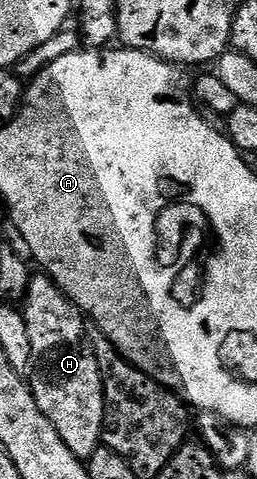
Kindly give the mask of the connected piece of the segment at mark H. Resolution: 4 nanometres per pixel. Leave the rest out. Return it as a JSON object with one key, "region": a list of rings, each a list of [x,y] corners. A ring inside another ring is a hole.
{"region":[[[36,274],[28,282],[28,290],[22,297],[22,310],[26,329],[30,329],[30,345],[32,346],[32,357],[35,370],[40,370],[40,379],[31,380],[30,386],[32,396],[42,409],[42,413],[54,425],[58,437],[81,461],[86,461],[102,445],[104,437],[104,416],[106,404],[104,402],[104,381],[106,378],[105,368],[100,367],[100,359],[96,356],[96,347],[88,336],[89,320],[83,311],[76,306],[76,303],[65,296],[61,287],[50,282],[45,274]]]}

